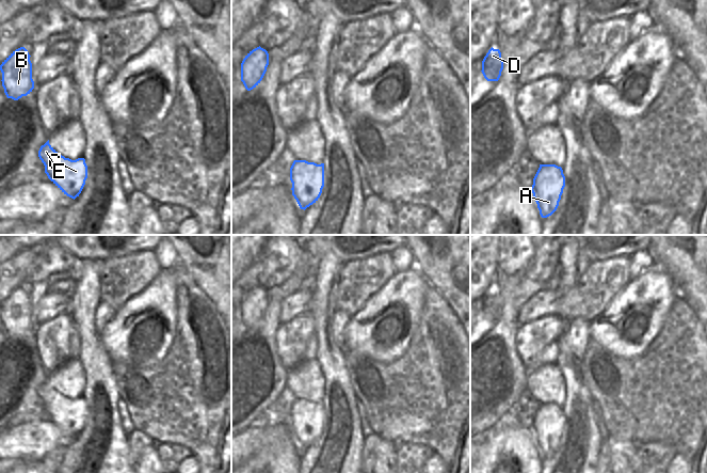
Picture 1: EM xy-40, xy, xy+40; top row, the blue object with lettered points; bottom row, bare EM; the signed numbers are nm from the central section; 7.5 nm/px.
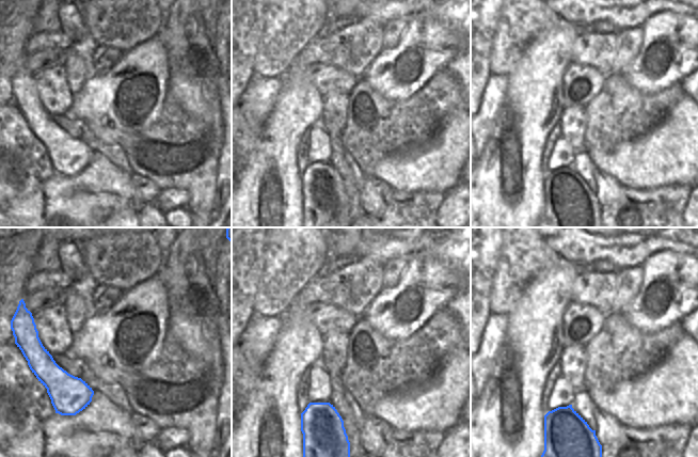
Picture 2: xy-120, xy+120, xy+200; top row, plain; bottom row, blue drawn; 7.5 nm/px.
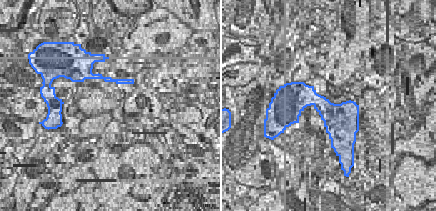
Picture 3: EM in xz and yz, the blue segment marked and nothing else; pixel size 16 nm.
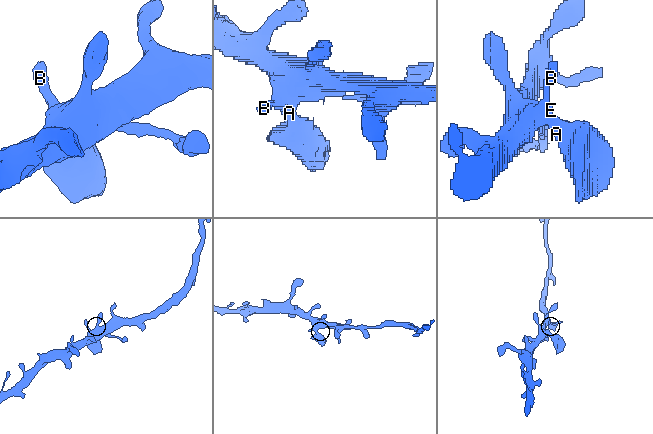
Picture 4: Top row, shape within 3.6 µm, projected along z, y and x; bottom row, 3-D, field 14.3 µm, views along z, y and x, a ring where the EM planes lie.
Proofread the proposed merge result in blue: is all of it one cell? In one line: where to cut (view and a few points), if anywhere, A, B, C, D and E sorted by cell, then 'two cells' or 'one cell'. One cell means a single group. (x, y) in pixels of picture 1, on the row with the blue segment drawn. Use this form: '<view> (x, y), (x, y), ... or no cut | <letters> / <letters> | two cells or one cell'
no cut | A B C D E | one cell

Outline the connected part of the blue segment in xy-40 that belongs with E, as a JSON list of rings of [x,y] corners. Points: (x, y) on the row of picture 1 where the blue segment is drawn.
[[[49,140],[41,146],[38,157],[45,165],[48,178],[64,194],[74,200],[79,196],[87,178],[84,158],[65,158],[49,144]]]

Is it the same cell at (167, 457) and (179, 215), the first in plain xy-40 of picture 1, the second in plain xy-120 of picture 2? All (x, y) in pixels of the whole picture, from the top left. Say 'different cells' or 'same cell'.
different cells

